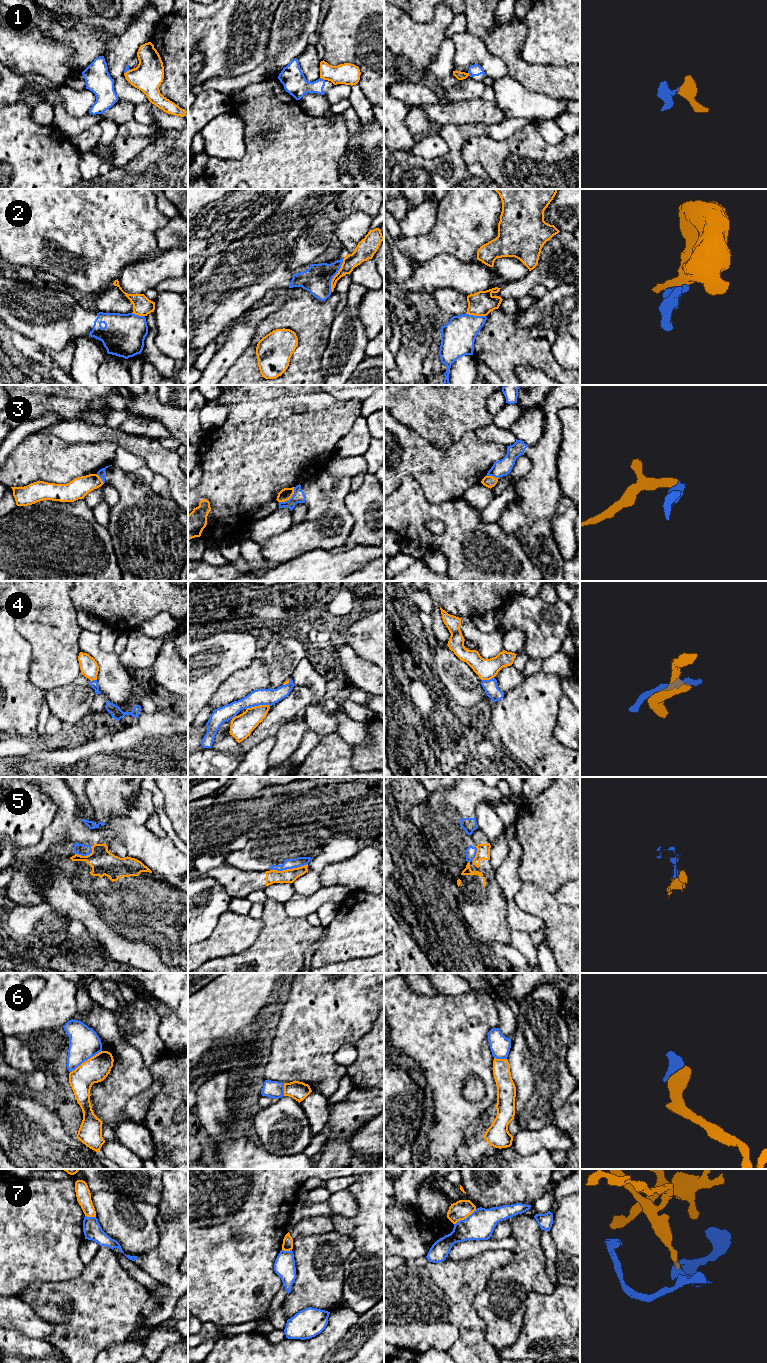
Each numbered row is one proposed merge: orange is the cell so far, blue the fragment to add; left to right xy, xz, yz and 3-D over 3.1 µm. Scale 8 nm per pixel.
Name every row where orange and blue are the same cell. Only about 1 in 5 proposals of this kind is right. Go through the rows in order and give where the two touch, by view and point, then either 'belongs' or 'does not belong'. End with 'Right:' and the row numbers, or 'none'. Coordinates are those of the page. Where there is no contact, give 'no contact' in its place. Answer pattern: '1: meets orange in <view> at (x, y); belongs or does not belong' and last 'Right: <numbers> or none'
1: meets orange in xz at (322, 78); does not belong
2: meets orange in xz at (335, 275); does not belong
3: meets orange in xz at (289, 498); does not belong
4: meets orange in xz at (257, 706); does not belong
5: meets orange in xz at (289, 869); does not belong
6: meets orange in xy at (85, 1061); does not belong
7: meets orange in yz at (465, 1218); does not belong
Right: none

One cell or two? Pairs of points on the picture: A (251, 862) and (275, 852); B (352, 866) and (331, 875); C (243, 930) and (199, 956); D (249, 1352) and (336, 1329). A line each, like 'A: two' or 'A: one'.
A: one
B: one
C: one
D: one

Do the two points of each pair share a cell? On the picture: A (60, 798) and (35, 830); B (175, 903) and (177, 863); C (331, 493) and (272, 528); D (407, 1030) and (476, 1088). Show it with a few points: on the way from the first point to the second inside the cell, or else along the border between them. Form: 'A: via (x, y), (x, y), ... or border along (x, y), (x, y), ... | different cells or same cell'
A: border along (39, 787), (57, 808), (49, 827) | different cells
B: via (125, 932), (92, 914), (92, 882), (127, 866) | same cell
C: border along (279, 508), (286, 507), (291, 511) | different cells
D: border along (475, 1075), (463, 1083), (462, 1095), (470, 1102) | different cells

